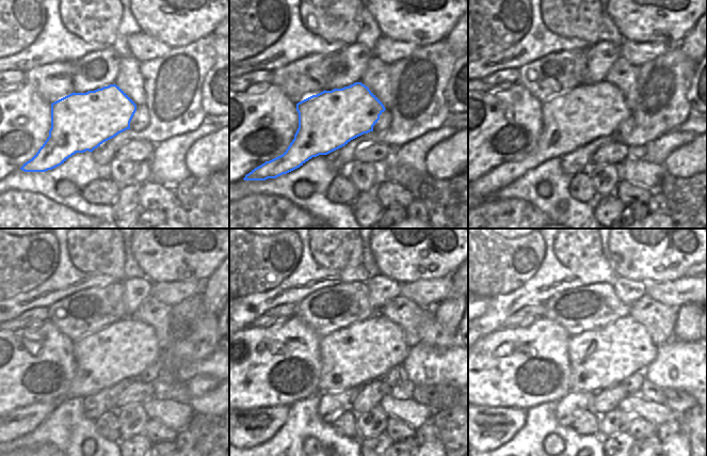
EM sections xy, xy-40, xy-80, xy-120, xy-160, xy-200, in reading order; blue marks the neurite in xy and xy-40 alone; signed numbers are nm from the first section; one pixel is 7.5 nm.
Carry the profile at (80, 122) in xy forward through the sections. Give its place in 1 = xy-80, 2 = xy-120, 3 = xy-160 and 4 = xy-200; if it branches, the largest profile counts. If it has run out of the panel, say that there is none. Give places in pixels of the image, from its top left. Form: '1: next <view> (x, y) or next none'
1: next xy-80 (571, 120)
2: next xy-120 (122, 350)
3: next xy-160 (351, 357)
4: next xy-200 (598, 359)

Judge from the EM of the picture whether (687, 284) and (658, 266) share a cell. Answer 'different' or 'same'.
different

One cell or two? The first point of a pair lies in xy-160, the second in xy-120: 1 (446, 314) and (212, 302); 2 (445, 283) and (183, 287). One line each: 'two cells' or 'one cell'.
1: one cell
2: one cell

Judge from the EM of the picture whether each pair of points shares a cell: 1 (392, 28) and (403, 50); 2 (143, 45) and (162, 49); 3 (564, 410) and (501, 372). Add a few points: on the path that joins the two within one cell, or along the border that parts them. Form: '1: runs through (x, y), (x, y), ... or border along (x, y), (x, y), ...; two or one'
1: border along (382, 34), (398, 41), (407, 41), (417, 46); two
2: runs through (147, 47), (158, 49); one
3: border along (571, 391), (557, 403); two

